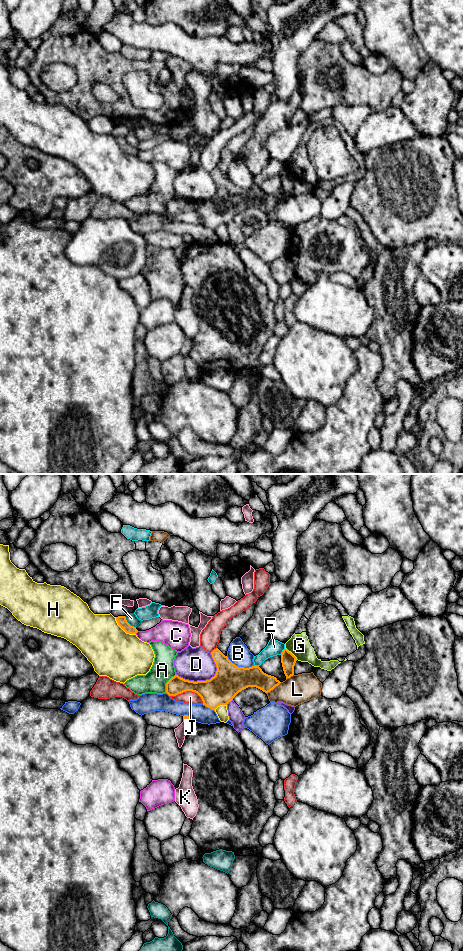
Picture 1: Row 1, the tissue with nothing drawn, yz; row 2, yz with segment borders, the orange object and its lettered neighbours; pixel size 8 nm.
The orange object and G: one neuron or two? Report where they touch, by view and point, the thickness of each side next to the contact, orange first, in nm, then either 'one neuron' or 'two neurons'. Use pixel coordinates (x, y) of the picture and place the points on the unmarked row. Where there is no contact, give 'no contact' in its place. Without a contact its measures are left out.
yz (291, 173) | 120/170 nm | two neurons

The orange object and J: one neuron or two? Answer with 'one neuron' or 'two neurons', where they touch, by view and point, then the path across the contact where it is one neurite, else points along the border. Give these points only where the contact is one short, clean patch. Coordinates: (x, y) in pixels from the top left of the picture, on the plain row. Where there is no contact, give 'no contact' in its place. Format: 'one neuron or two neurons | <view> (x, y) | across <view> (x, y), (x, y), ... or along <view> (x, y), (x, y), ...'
two neurons | yz (188, 210)

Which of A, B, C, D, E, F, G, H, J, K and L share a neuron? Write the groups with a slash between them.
A / B / C / D / E / F / G / H / J / K / L

